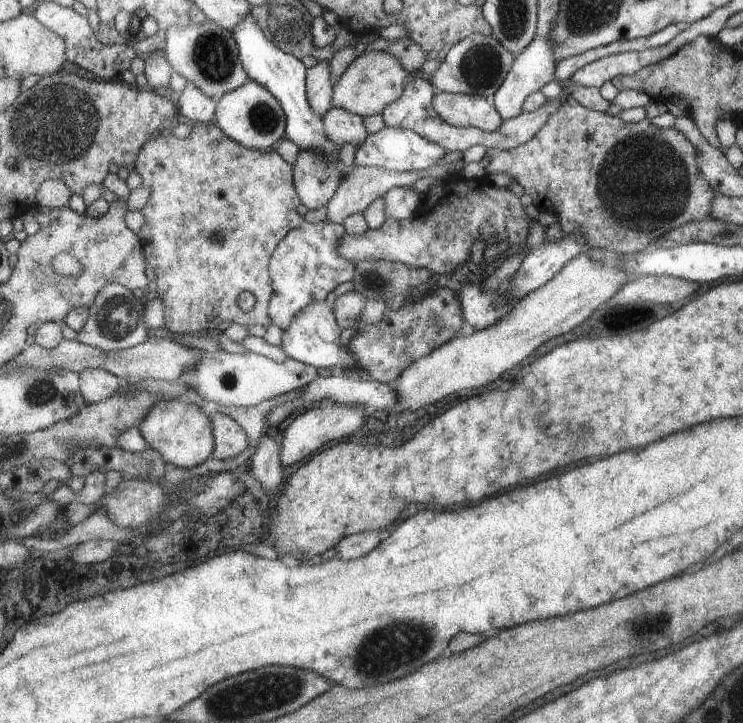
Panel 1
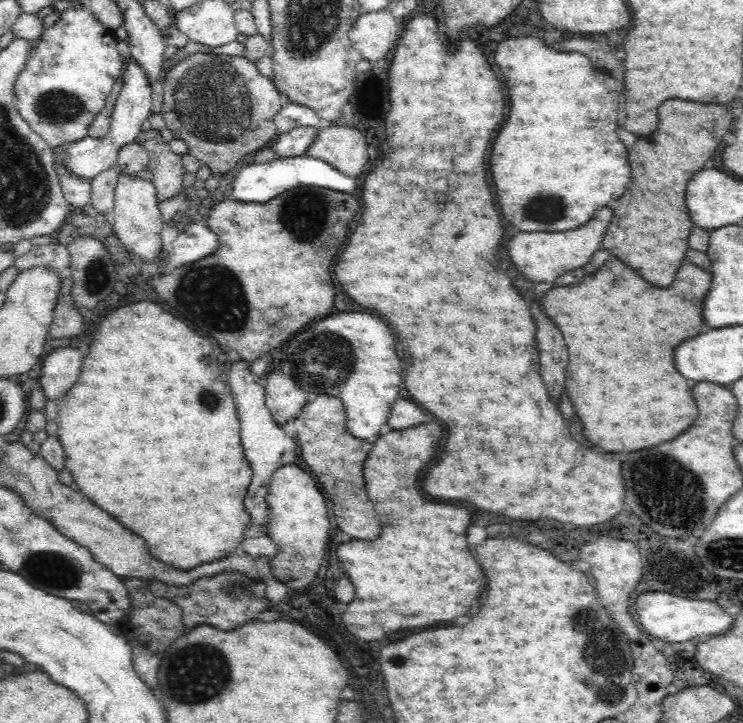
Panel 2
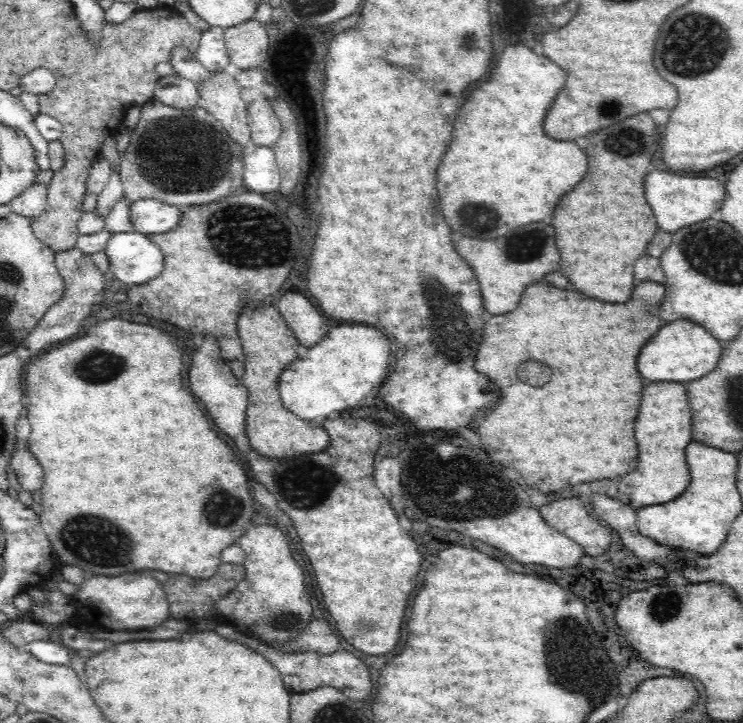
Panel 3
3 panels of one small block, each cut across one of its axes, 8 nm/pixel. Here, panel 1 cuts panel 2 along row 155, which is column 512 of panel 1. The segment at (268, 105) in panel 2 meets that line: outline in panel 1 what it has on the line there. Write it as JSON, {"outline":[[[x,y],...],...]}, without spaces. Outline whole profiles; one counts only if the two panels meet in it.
{"outline":[[[448,175],[431,184],[423,193],[423,200],[415,208],[415,212],[403,220],[385,219],[379,228],[367,229],[359,235],[350,235],[345,232],[341,244],[337,246],[337,254],[355,264],[359,261],[381,260],[401,263],[405,266],[427,268],[433,274],[451,272],[455,266],[463,264],[469,258],[473,242],[493,242],[505,240],[507,248],[511,250],[523,249],[526,244],[527,230],[531,219],[527,218],[519,198],[505,187],[497,188],[490,182],[477,179],[465,179],[463,176]]]}

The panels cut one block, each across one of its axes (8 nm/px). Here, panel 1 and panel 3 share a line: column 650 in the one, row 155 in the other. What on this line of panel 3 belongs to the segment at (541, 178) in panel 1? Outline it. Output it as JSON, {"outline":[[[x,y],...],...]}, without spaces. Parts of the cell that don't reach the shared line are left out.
{"outline":[[[152,98],[141,108],[138,126],[131,130],[129,138],[129,146],[120,157],[119,176],[123,194],[131,203],[154,199],[182,209],[226,199],[243,183],[242,160],[246,152],[230,138],[222,123],[200,105],[177,109]]]}

